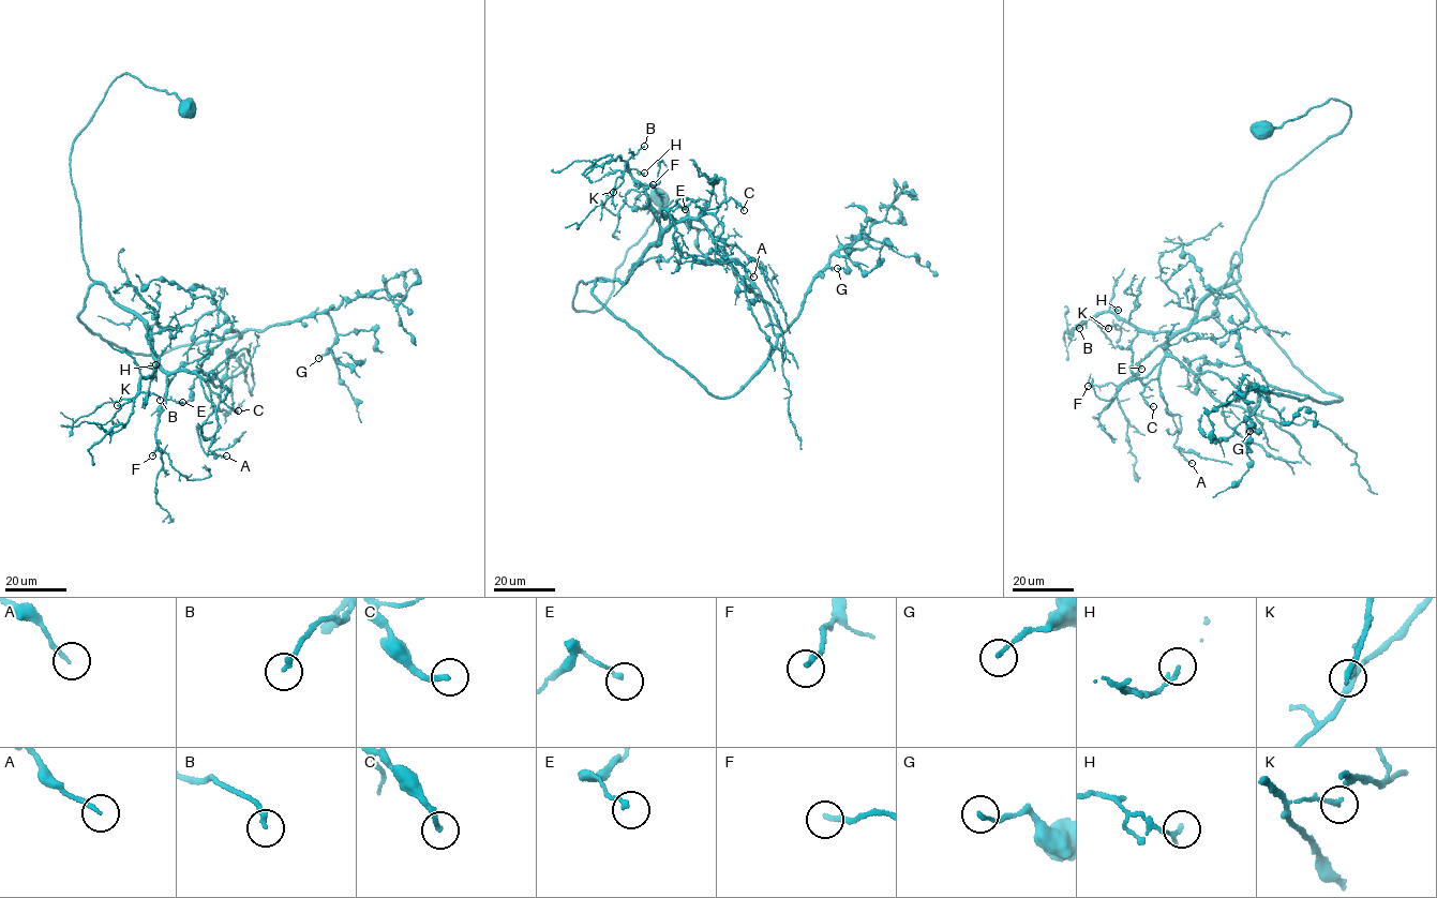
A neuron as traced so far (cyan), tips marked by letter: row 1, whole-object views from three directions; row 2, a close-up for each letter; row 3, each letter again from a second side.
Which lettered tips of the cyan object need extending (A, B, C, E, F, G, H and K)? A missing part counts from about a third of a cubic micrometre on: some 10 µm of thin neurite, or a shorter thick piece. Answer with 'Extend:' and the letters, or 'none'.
Extend: none

